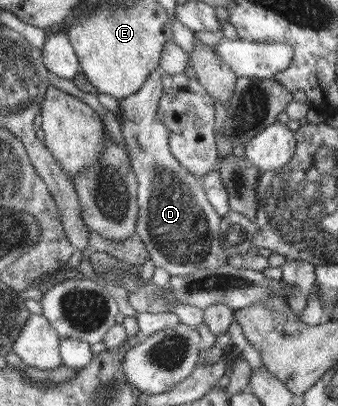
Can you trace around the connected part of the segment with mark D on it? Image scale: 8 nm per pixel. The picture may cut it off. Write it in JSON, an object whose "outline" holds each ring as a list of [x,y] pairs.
{"outline":[[[163,72],[150,74],[142,88],[119,100],[123,136],[129,149],[132,170],[136,173],[138,222],[135,234],[150,253],[150,260],[172,277],[216,270],[227,264],[220,244],[220,218],[210,204],[200,181],[176,160],[169,146],[167,129],[156,116],[162,96]]]}

